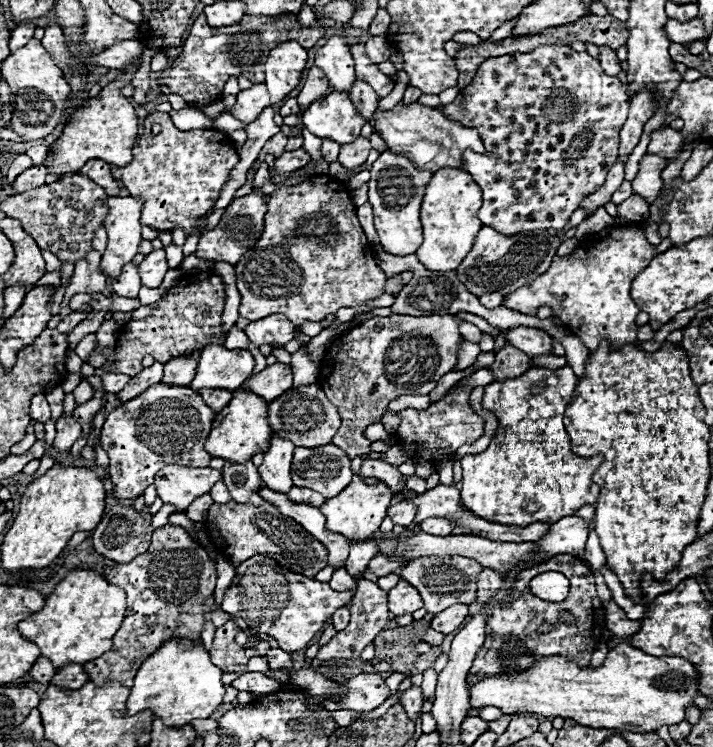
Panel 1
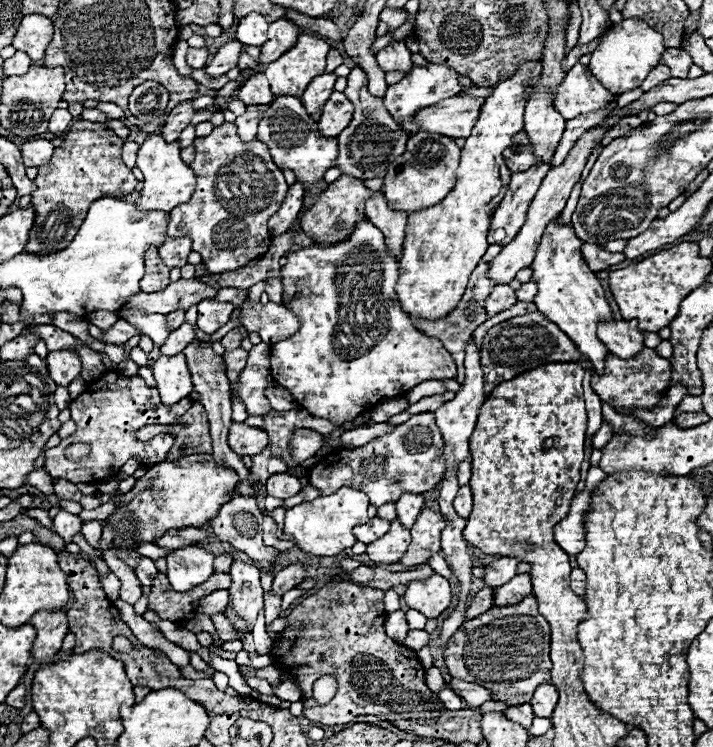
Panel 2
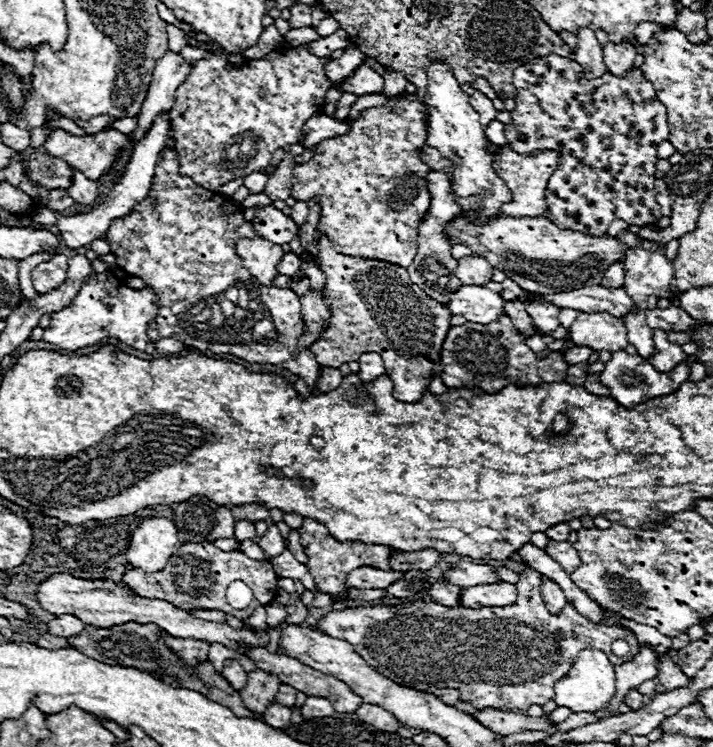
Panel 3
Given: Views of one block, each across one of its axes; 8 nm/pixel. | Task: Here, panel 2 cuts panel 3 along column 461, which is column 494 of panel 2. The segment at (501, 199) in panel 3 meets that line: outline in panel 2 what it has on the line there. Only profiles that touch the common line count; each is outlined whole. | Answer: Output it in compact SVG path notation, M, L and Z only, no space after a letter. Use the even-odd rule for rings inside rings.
M526 60L516 66L512 76L494 86L492 94L482 104L470 138L466 138L462 148L460 168L456 170L456 186L440 204L408 216L400 258L400 278L396 284L398 302L406 314L424 320L440 320L460 302L470 274L488 248L486 236L492 206L486 204L500 194L504 186L501 174L505 174L507 185L510 181L512 172L506 168L502 152L524 126L526 82L540 76L540 72L540 60Z

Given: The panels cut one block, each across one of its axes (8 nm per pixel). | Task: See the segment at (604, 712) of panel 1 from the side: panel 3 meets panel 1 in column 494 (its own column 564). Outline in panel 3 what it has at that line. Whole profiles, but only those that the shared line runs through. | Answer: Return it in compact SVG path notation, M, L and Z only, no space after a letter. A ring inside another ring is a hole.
M584 648L584 650L580 650L580 654L578 654L574 666L570 668L570 672L556 682L554 692L556 692L554 702L558 706L570 708L572 712L598 712L598 710L604 710L608 706L608 702L612 700L614 692L616 692L614 666L602 650Z

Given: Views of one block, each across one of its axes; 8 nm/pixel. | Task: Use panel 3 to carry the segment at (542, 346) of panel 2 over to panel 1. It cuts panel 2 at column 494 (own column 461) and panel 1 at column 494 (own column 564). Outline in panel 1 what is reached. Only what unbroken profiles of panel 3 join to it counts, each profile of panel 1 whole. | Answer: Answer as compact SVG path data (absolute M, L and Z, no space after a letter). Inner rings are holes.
M504 346L496 352L496 362L490 368L498 382L506 378L518 378L530 368L530 356L520 350L514 350L512 346Z

